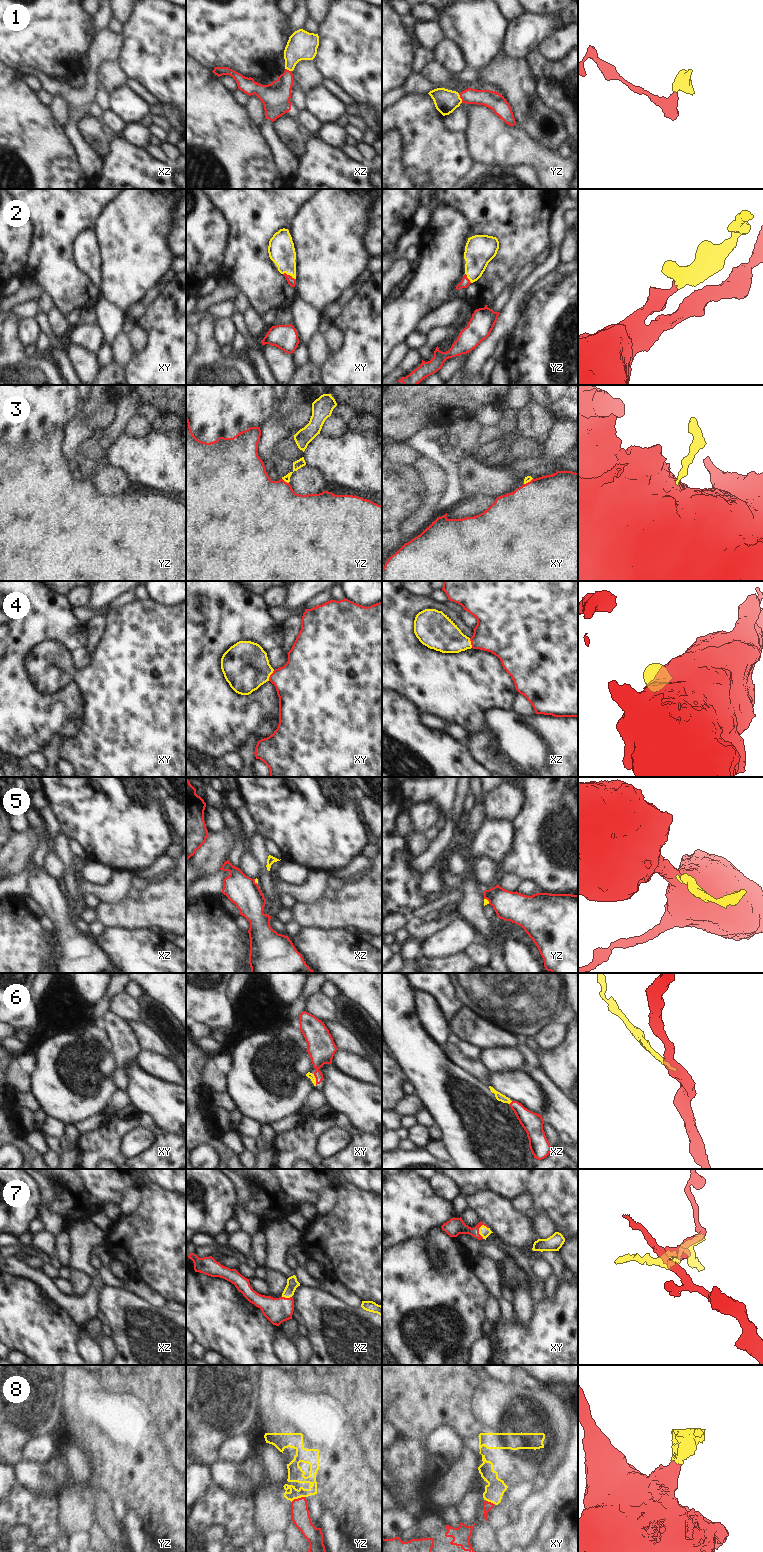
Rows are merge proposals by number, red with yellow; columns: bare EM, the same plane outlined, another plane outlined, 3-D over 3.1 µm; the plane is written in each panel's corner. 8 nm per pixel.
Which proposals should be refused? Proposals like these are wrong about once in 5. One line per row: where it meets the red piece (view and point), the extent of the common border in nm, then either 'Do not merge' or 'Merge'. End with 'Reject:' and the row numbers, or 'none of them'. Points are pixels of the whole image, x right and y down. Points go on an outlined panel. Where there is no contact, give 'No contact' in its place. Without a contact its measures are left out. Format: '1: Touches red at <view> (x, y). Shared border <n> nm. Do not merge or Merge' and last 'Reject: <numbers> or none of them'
1: Touches red at yz (460, 97). Shared border 90 nm. Merge
2: Touches red at xy (289, 275). Shared border 120 nm. Merge
3: Touches red at yz (284, 481). Shared border 70 nm. Merge
4: Touches red at xy (270, 675). Shared border 100 nm. Merge
5: Touches red at yz (487, 899). Shared border 60 nm. Do not merge
6: Touches red at xy (316, 1079). Shared border 90 nm. Merge
7: Touches red at xy (478, 1231). Shared border 120 nm. Merge
8: Touches red at yz (298, 1498). Shared border 130 nm. Merge
Reject: 5.

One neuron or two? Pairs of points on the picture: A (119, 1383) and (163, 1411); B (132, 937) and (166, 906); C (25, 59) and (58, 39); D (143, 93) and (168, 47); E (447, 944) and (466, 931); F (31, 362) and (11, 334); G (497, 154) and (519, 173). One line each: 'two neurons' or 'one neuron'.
A: one neuron
B: two neurons
C: one neuron
D: two neurons
E: one neuron
F: one neuron
G: two neurons

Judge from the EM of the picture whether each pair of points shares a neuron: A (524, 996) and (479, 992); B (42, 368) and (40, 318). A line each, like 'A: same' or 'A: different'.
A: same
B: different

